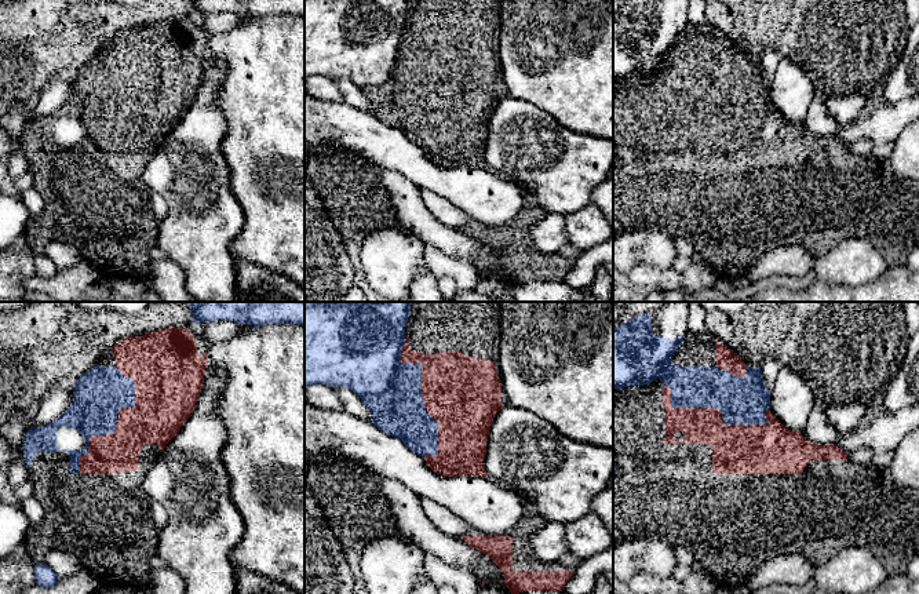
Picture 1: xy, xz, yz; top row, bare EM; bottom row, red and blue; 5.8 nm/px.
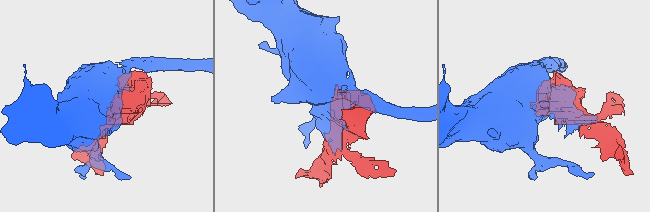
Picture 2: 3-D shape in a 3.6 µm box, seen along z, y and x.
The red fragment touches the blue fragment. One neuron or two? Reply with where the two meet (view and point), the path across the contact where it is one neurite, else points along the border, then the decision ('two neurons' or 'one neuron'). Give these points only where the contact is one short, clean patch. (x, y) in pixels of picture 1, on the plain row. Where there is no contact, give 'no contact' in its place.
meets red in xz at (422, 79); two neurons

